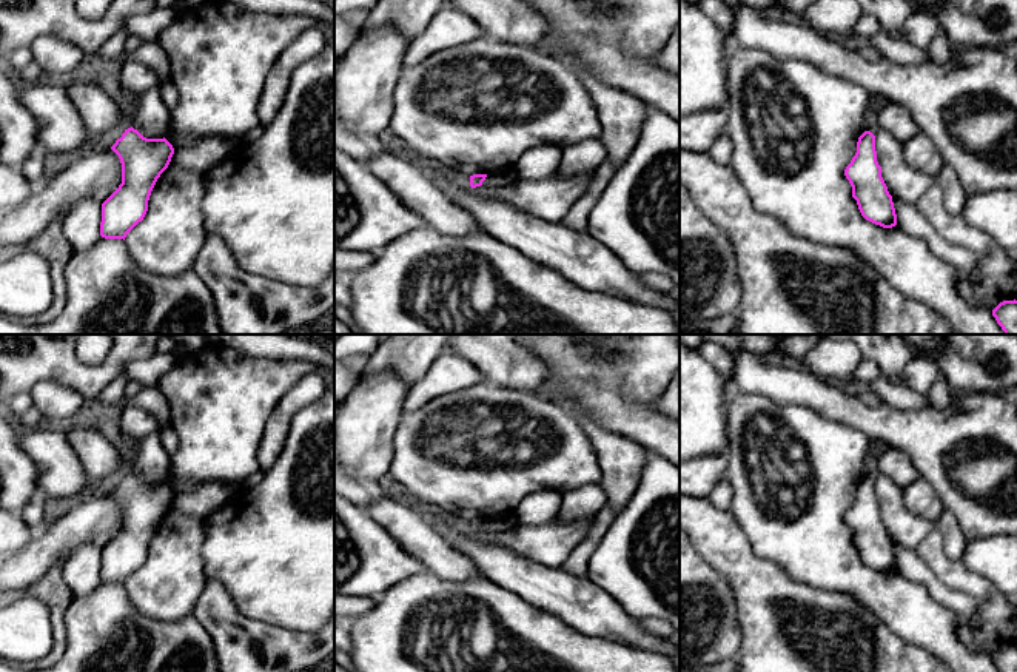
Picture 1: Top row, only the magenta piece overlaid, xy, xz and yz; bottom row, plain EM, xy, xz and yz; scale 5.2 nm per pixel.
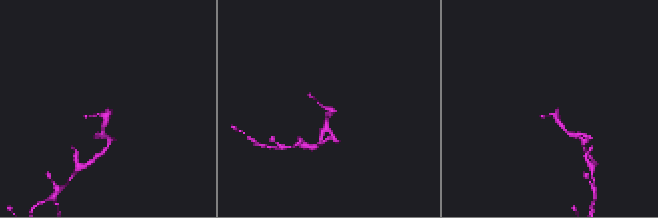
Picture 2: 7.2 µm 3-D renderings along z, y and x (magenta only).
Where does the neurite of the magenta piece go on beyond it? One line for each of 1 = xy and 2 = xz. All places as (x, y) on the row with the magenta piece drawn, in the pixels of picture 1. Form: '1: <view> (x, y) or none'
1: none
2: none

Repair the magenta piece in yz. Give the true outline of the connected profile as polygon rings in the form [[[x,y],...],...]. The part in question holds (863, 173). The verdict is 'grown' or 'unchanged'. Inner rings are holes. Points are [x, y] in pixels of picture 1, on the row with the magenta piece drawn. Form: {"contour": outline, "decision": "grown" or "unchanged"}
{"contour": [[[864,131],[857,142],[857,153],[844,170],[852,186],[852,197],[857,200],[861,216],[883,228],[897,225],[897,214],[892,196],[881,177],[881,166],[877,162],[875,136]]], "decision": "unchanged"}

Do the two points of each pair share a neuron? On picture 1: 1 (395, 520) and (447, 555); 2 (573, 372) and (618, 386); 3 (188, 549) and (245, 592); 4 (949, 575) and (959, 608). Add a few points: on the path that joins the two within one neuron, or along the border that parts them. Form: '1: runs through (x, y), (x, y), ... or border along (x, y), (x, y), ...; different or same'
1: runs through (407, 527), (435, 552); same
2: runs through (584, 372), (604, 372), (607, 375); same
3: border along (204, 523), (202, 558), (204, 574), (208, 578); different
4: border along (928, 566), (946, 586), (960, 589), (977, 600); different

